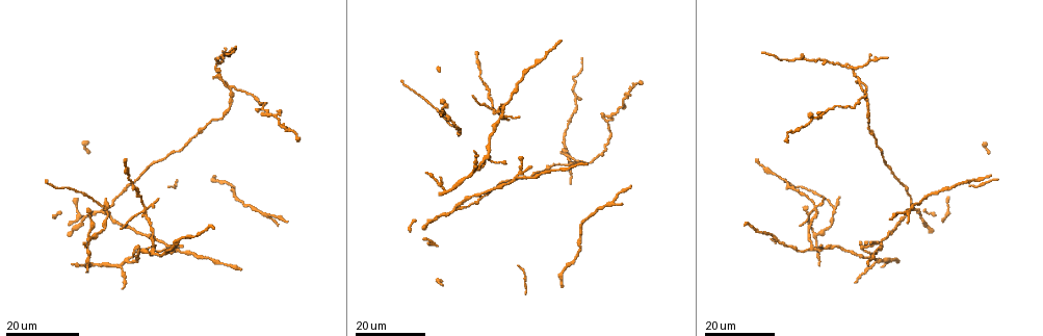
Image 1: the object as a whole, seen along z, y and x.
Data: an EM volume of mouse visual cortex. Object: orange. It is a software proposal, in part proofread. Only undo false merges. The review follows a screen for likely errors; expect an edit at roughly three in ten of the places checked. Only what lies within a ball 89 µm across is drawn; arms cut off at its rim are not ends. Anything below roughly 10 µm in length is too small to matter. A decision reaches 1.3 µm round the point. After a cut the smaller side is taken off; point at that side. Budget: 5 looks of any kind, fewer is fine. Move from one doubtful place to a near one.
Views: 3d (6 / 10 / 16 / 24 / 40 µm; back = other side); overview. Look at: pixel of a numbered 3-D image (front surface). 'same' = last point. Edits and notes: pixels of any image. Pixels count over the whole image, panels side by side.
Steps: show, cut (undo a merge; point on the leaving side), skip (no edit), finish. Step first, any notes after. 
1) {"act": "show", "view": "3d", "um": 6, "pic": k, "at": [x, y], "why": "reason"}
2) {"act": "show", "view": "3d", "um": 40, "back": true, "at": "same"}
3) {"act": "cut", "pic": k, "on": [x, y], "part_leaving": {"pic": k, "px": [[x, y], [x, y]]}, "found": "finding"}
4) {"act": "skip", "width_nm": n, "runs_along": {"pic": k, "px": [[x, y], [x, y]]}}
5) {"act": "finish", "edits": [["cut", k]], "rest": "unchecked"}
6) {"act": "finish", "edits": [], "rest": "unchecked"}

{"act": "show", "view": "3d", "um": 24, "pic": 1, "at": [144, 211]}

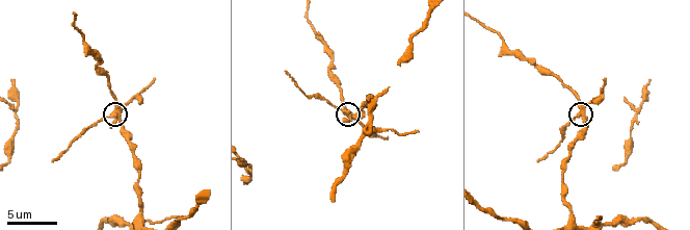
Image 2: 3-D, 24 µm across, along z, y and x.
{"act": "show", "view": "3d", "um": 6, "pic": 2, "at": [113, 115]}

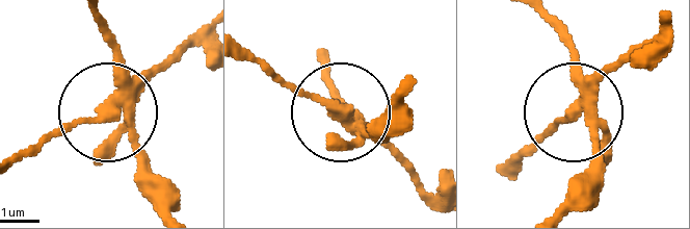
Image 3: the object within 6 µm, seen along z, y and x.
{"act": "show", "view": "3d", "um": 6, "back": true, "pic": 3, "at": [572, 111], "why": "other side"}

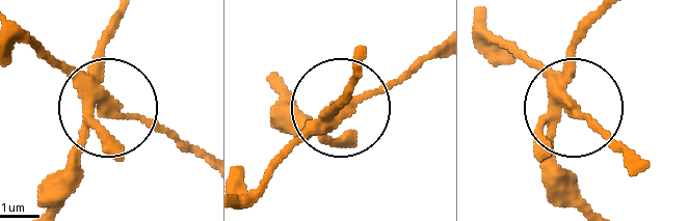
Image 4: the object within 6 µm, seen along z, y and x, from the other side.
{"act": "cut", "pic": 4, "on": [117, 141], "part_leaving": {"pic": 4, "px": [[94, 93], [200, 154]]}, "found": "two neurons meet here"}

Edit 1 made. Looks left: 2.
{"act": "show", "view": "3d", "um": 16, "pic": 1, "at": [492, 188]}

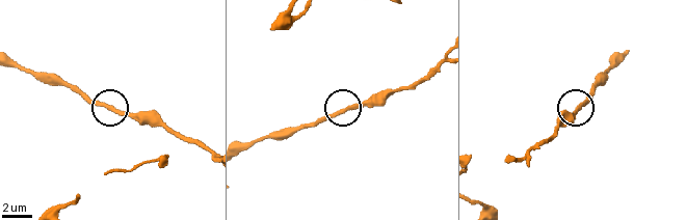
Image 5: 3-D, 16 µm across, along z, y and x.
{"act": "show", "view": "3d", "um": 6, "pic": 5, "at": [342, 111]}

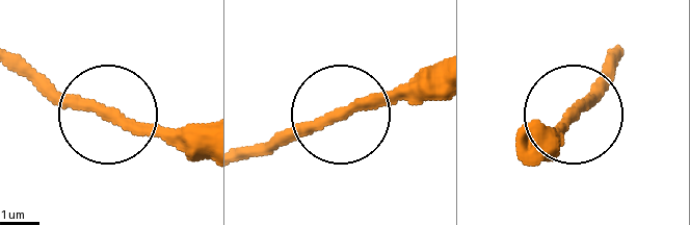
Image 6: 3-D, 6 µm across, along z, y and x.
{"act": "skip", "width_nm": 270, "runs_along": {"pic": 6, "px": [[346, 111], [429, 92]]}, "found": "one neuron here"}

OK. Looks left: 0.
{"act": "finish", "edits": [["cut", 4]], "rest": "unchecked"}

